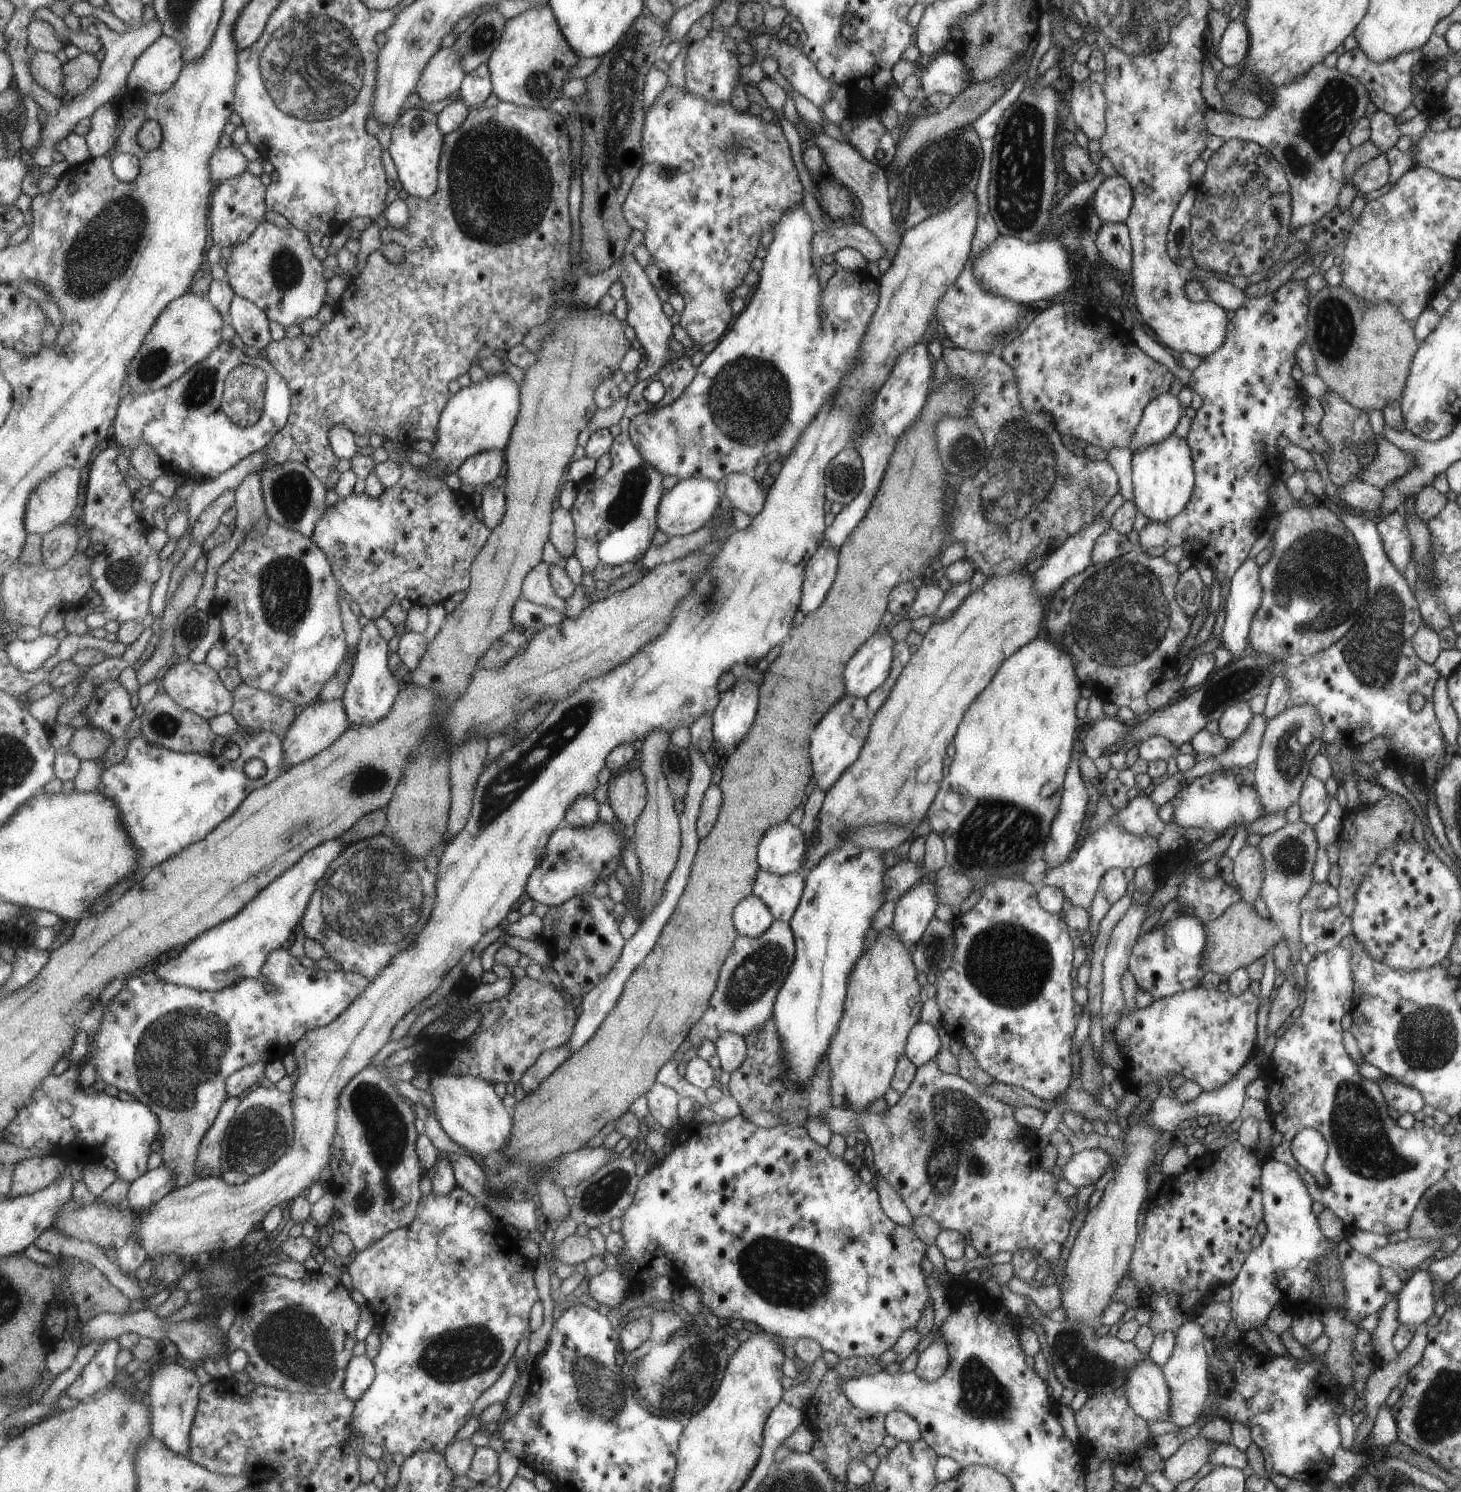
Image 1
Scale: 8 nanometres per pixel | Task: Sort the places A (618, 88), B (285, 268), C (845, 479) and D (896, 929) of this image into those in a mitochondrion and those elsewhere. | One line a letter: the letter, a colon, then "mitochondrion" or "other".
A: mitochondrion
B: mitochondrion
C: mitochondrion
D: other

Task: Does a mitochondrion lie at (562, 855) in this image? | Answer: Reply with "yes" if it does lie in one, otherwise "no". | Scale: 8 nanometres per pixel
no

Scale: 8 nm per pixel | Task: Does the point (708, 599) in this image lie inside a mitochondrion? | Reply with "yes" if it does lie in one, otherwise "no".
yes

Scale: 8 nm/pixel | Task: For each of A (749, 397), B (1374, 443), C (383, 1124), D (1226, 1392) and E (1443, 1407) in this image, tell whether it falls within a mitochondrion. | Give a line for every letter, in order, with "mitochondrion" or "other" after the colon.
A: mitochondrion
B: other
C: mitochondrion
D: other
E: mitochondrion

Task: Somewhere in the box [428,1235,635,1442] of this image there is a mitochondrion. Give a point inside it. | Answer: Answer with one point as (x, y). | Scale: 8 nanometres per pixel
(598, 1392)

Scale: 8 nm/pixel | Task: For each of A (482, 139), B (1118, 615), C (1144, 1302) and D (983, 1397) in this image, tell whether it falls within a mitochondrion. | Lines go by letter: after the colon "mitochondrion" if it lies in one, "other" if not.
A: mitochondrion
B: mitochondrion
C: other
D: mitochondrion

